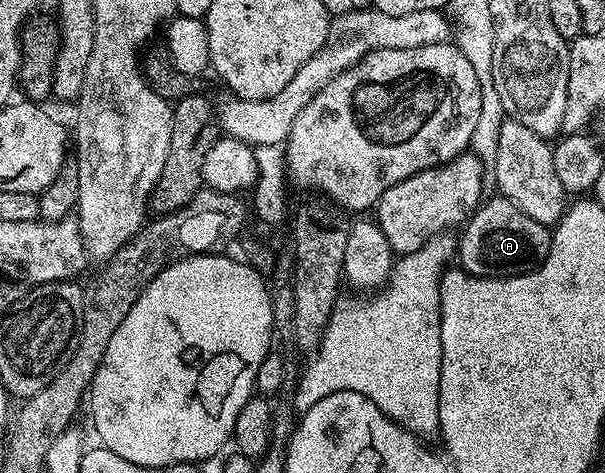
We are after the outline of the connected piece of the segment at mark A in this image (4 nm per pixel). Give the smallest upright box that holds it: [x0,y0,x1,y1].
[456,195,551,277]

